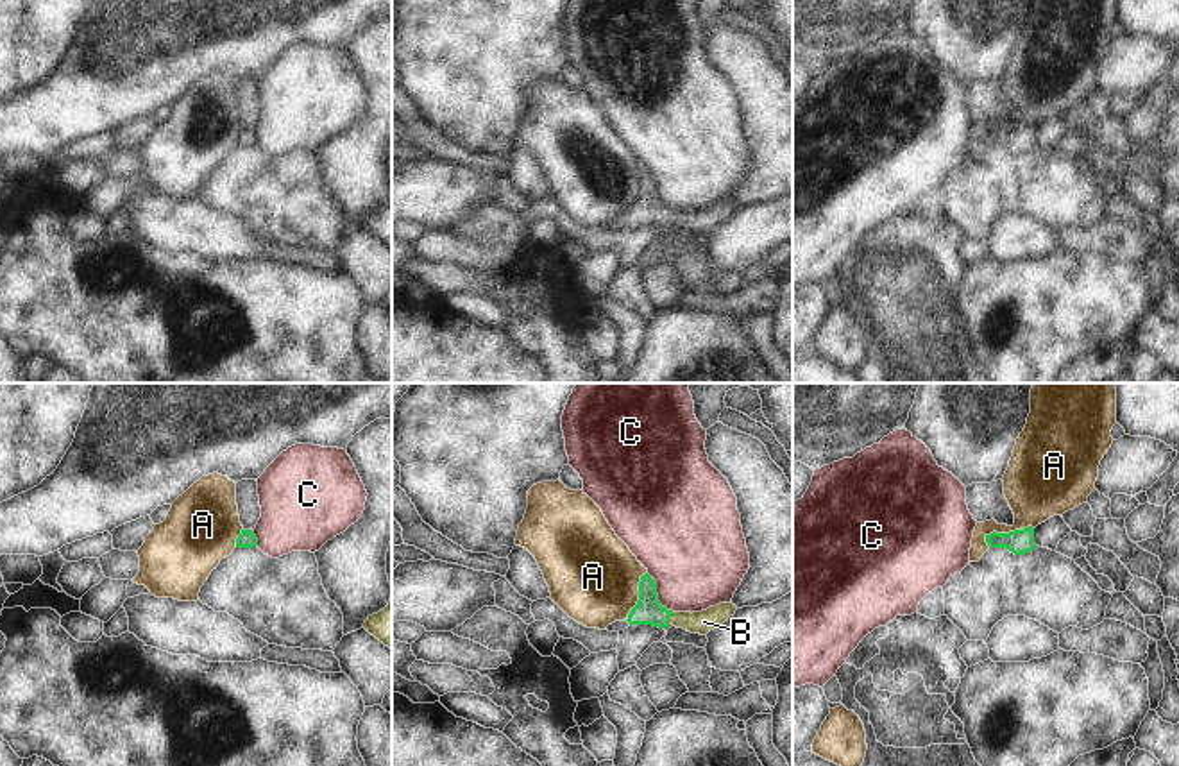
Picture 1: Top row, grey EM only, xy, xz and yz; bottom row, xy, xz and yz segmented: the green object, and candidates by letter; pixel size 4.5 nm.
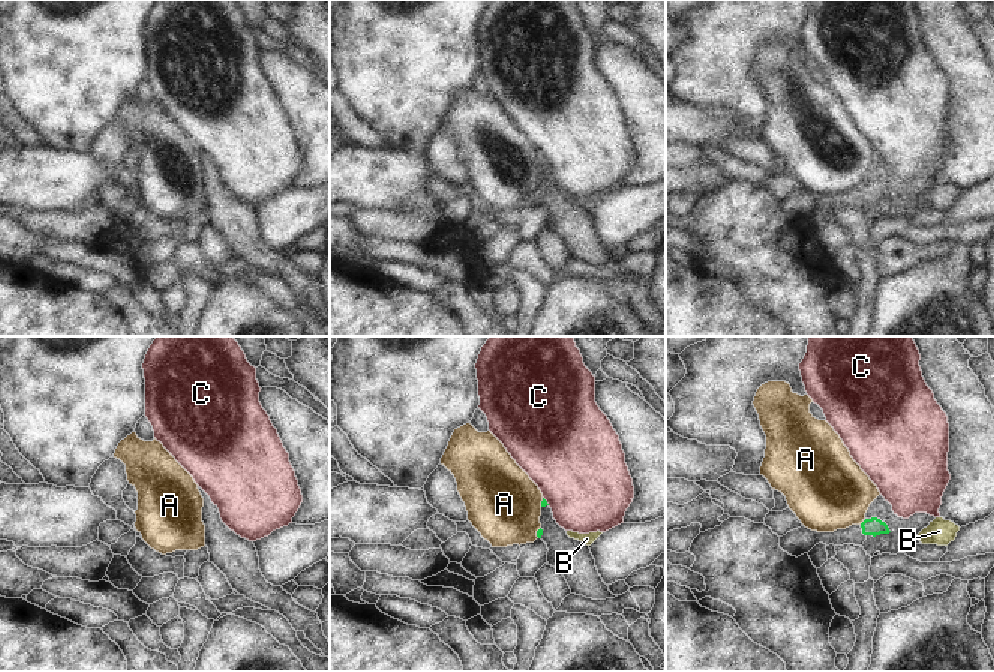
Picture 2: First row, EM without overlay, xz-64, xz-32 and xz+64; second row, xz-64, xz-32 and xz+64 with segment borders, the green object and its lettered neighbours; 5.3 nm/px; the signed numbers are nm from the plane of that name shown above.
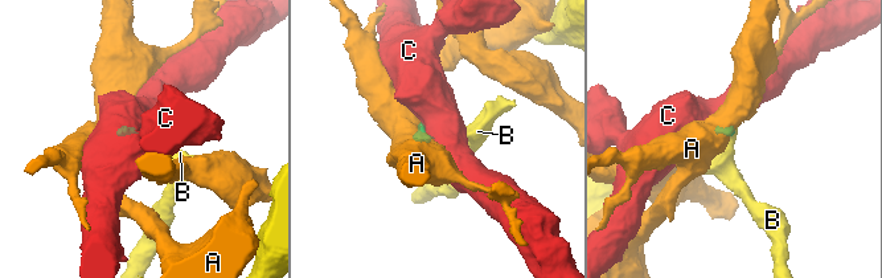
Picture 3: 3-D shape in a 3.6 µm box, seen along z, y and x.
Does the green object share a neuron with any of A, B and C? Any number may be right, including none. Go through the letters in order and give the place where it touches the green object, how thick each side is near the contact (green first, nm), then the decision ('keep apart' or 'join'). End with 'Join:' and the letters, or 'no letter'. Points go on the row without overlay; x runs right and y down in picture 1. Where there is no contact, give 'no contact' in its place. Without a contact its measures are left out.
A: meets green in yz at (1009, 131); 110 nm thick on the green side, 300 nm on the other; keep apart
B: meets green in xz at (670, 217); 130 nm thick on the green side, 100 nm on the other; join
C: meets green in xz at (657, 194); 130 nm thick on the green side, 440 nm on the other; keep apart
Join: B

